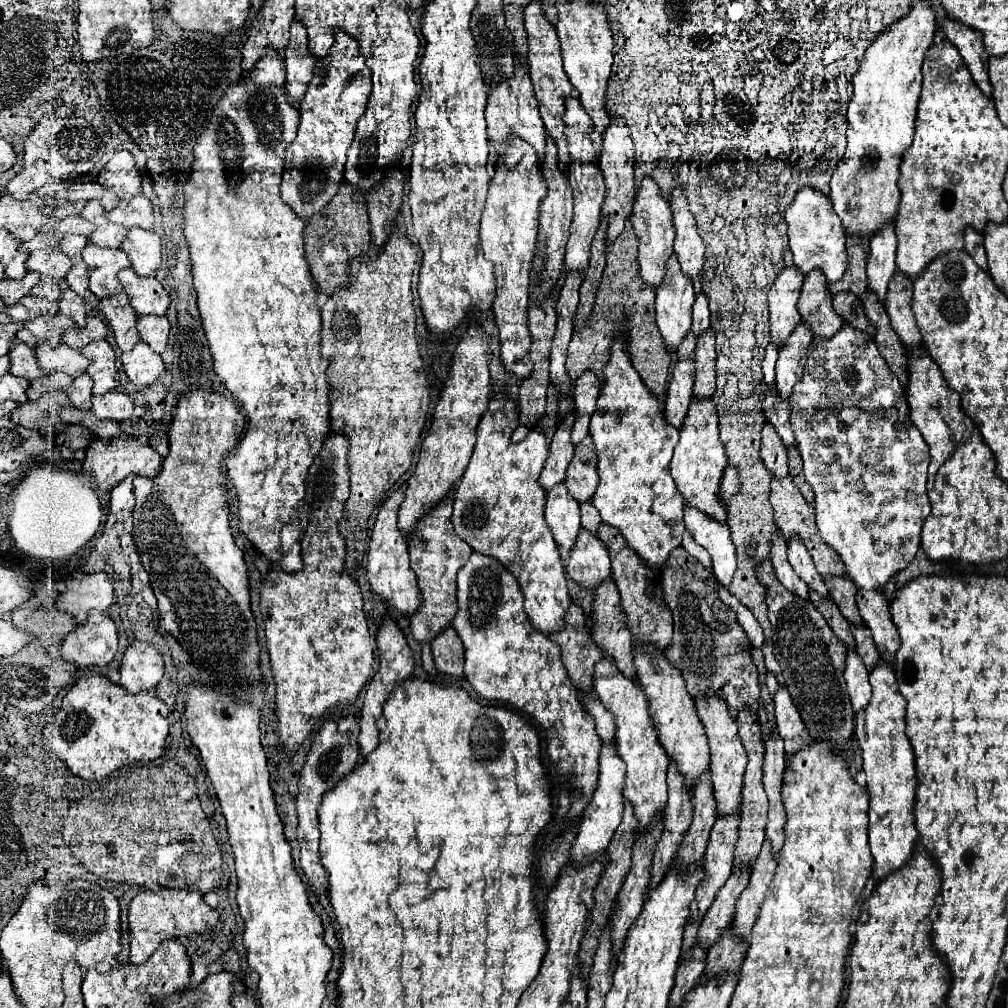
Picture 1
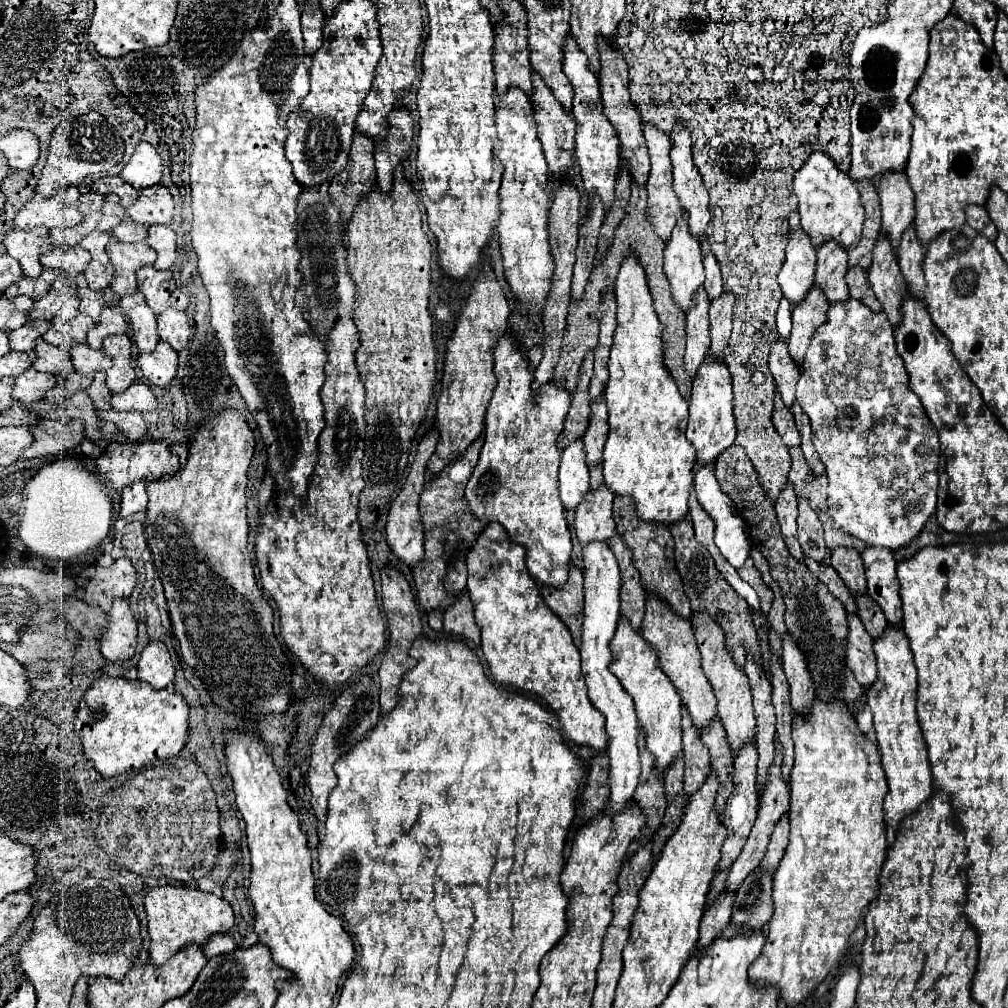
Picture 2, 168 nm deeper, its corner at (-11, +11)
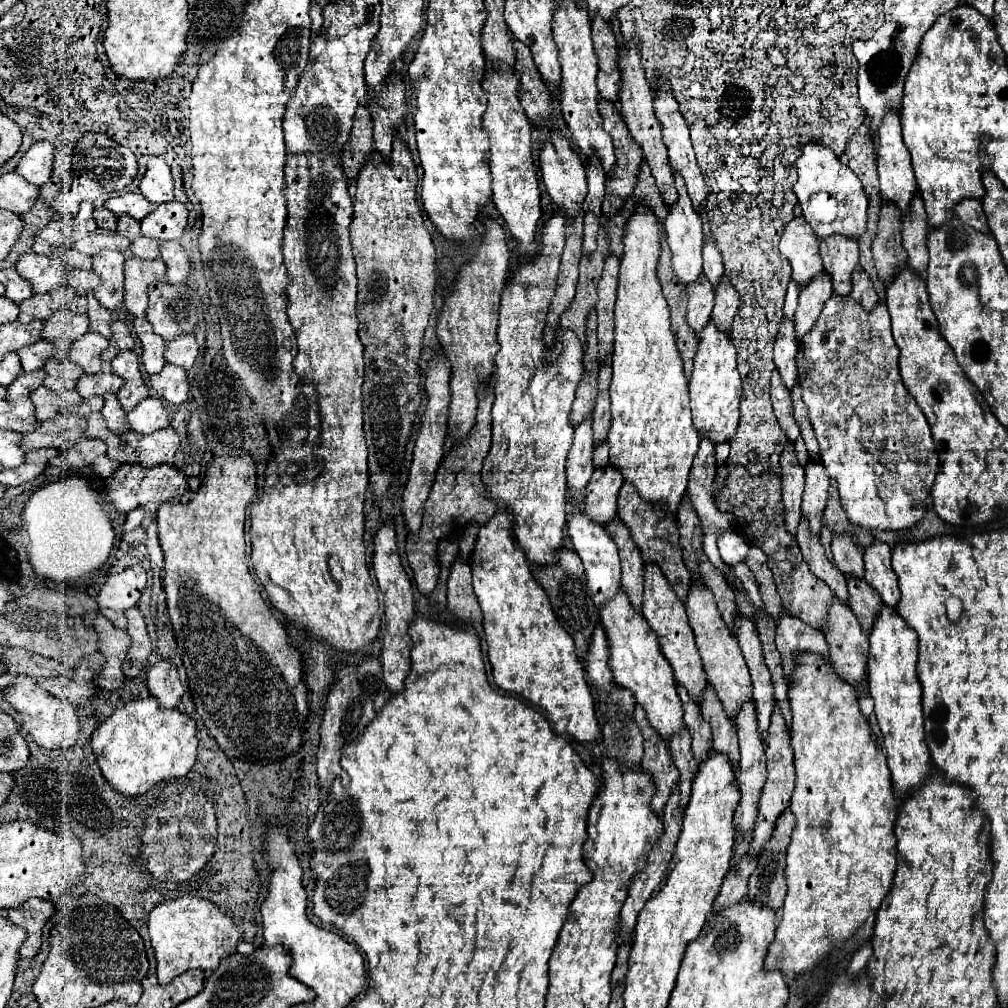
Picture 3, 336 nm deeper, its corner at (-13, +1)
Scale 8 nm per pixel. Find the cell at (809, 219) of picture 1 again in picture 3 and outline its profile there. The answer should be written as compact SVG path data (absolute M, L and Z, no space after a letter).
M808 142L802 146L802 154L796 160L798 182L794 192L798 196L802 216L818 234L818 238L828 238L832 234L842 234L848 238L860 238L866 230L866 210L868 198L858 176L848 170L846 164L826 146L818 142Z

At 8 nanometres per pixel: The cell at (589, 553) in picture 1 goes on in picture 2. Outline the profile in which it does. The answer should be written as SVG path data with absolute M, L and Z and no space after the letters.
M602 486L590 490L582 504L576 508L576 536L582 546L590 542L608 542L616 534L616 524L612 520L612 500L614 494Z

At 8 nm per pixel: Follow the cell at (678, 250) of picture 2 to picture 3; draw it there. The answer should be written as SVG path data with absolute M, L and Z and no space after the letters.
M674 172L676 178L676 190L678 190L678 200L668 206L668 216L664 220L664 230L666 230L666 242L672 250L672 266L676 276L682 280L682 284L694 282L700 272L702 272L702 220L700 214L692 208L690 196L686 192L686 184L678 172Z

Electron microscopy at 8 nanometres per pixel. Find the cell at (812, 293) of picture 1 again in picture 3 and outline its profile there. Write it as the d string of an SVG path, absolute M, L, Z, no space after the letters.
M832 234L820 240L820 256L824 260L824 272L834 282L834 292L840 296L850 294L850 274L858 264L858 240Z

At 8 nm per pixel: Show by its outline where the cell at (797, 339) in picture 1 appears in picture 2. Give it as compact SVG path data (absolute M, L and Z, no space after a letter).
M812 286L806 300L798 304L798 308L792 308L792 334L788 338L788 350L796 364L804 362L806 350L810 346L810 340L816 332L816 328L826 320L830 304L818 290L818 286Z

